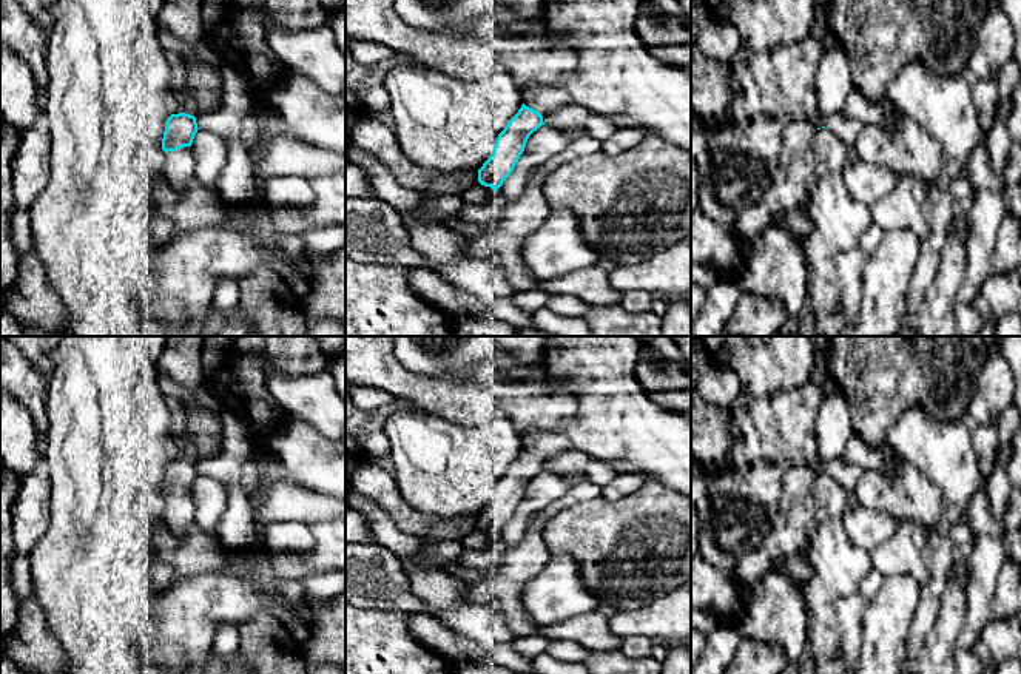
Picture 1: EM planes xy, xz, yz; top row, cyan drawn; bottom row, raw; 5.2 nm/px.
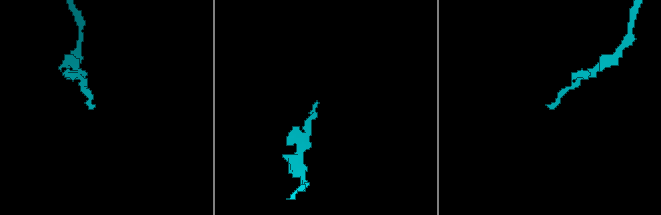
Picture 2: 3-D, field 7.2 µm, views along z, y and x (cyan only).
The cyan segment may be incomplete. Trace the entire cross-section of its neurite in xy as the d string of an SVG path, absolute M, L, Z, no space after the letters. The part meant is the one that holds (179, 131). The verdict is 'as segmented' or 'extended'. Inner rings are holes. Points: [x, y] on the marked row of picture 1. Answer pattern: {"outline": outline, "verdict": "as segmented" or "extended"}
{"outline": "M179 113L167 119L162 150L165 154L163 176L177 194L185 191L185 185L194 176L196 159L191 150L197 133L196 117Z", "verdict": "extended"}

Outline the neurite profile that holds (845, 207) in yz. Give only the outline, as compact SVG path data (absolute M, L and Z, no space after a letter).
M841 173L822 177L814 185L805 210L836 253L858 248L873 225L871 207L848 193Z

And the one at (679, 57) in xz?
M691 45L654 46L649 52L655 60L677 68L691 77Z

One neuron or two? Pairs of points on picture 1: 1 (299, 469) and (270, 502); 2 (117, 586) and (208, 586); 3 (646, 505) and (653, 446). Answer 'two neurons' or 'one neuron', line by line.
1: two neurons
2: two neurons
3: two neurons

